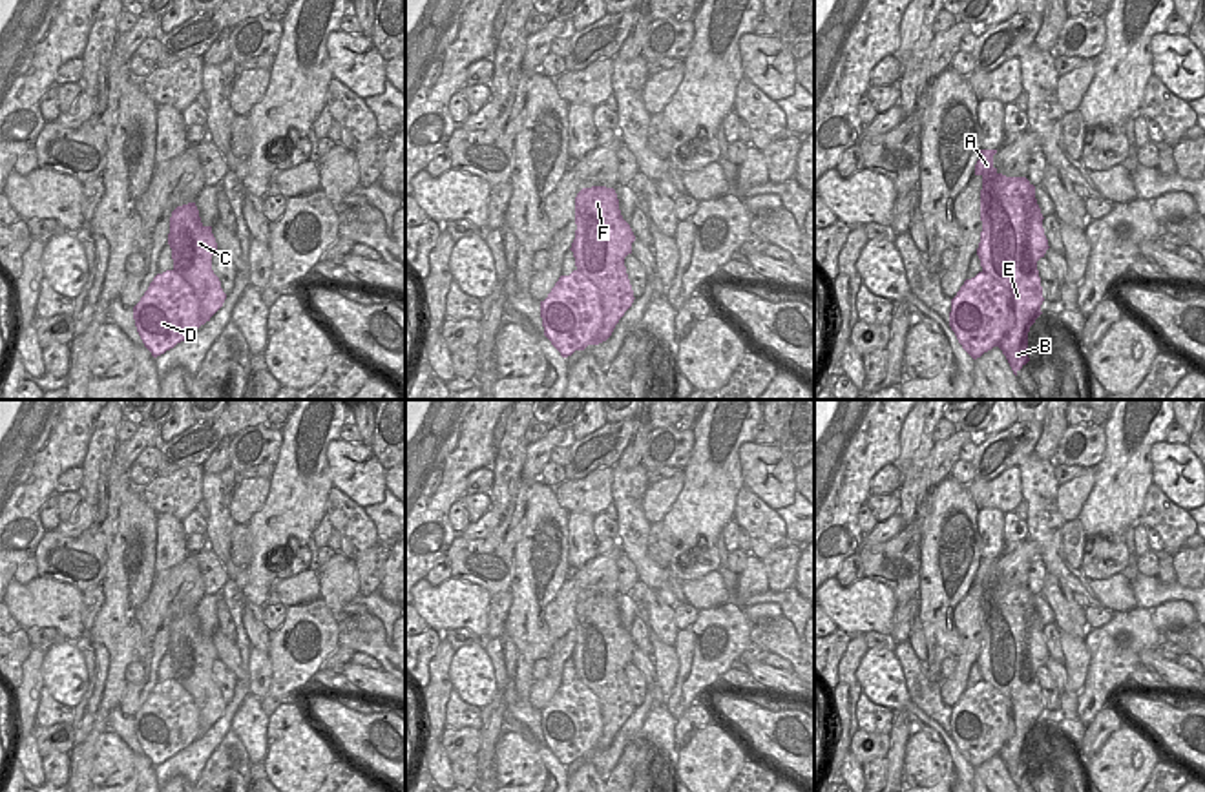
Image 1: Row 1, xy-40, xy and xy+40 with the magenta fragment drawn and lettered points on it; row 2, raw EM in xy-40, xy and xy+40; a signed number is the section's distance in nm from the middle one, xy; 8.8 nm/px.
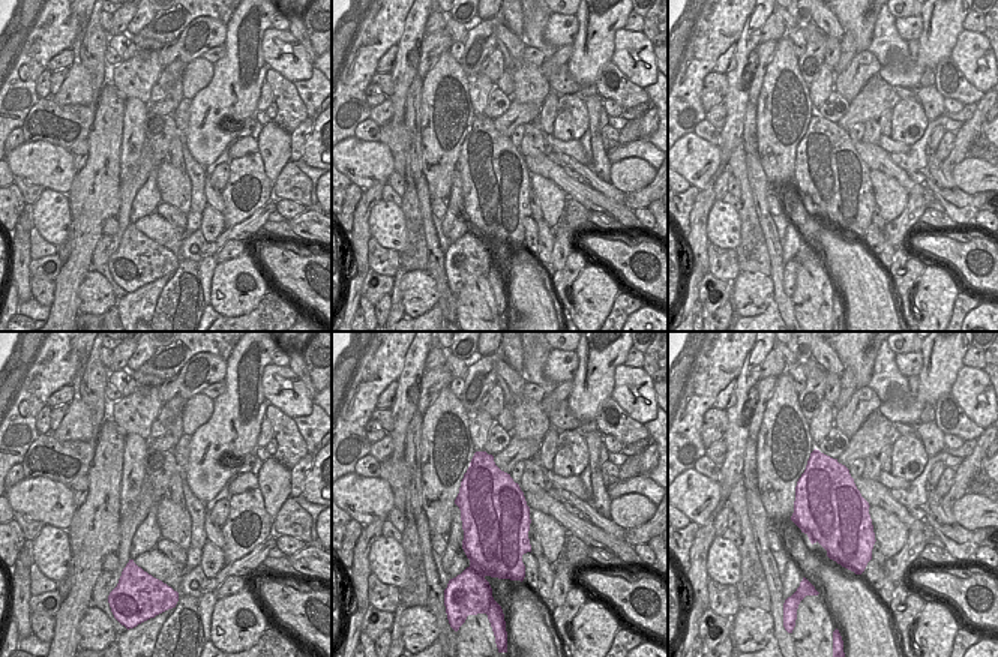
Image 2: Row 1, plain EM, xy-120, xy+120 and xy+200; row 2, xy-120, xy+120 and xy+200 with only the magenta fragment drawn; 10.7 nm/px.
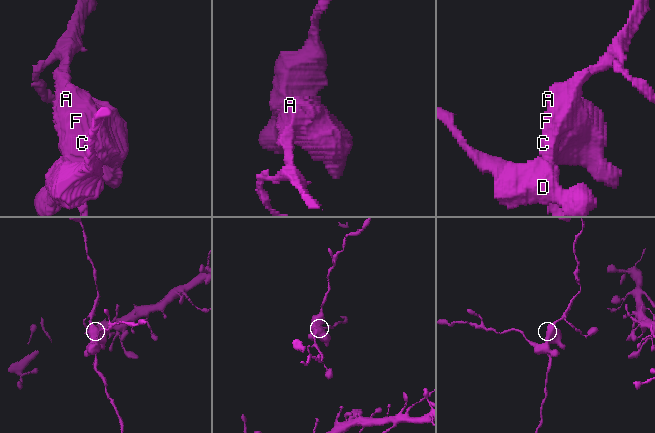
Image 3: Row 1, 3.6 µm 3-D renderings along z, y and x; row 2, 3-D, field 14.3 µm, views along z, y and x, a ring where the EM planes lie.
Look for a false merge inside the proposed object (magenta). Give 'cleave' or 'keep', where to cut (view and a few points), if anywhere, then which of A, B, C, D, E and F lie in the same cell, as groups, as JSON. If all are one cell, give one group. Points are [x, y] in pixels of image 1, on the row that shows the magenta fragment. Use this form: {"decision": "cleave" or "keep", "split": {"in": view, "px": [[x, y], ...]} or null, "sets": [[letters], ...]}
{"decision": "cleave", "split": {"in": "xy+40", "px": [[983, 270], [1006, 291], [1006, 331], [999, 345]]}, "sets": [["A", "B", "C", "E", "F"], ["D"]]}

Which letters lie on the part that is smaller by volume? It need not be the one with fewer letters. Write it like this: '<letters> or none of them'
D

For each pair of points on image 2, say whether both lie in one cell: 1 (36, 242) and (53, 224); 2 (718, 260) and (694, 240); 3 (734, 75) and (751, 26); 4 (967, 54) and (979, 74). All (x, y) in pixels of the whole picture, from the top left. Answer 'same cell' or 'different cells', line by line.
1: different cells
2: different cells
3: same cell
4: same cell

